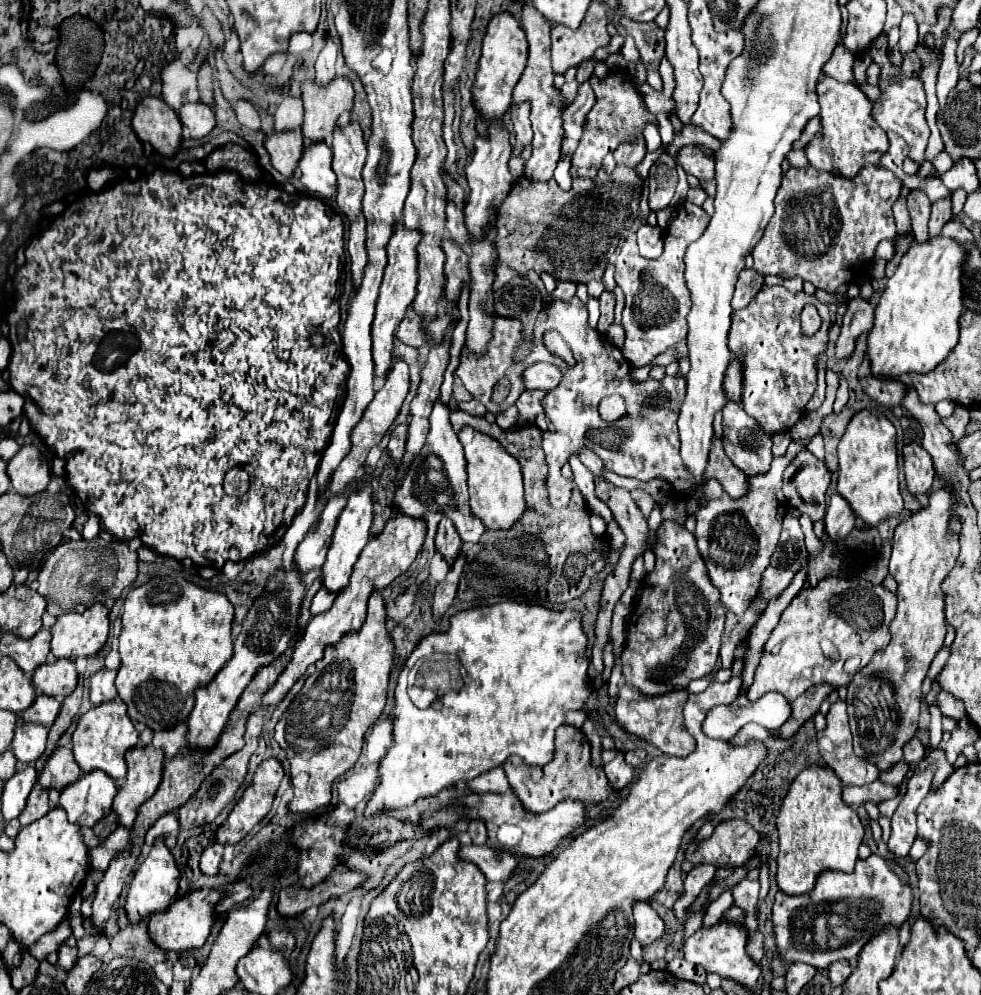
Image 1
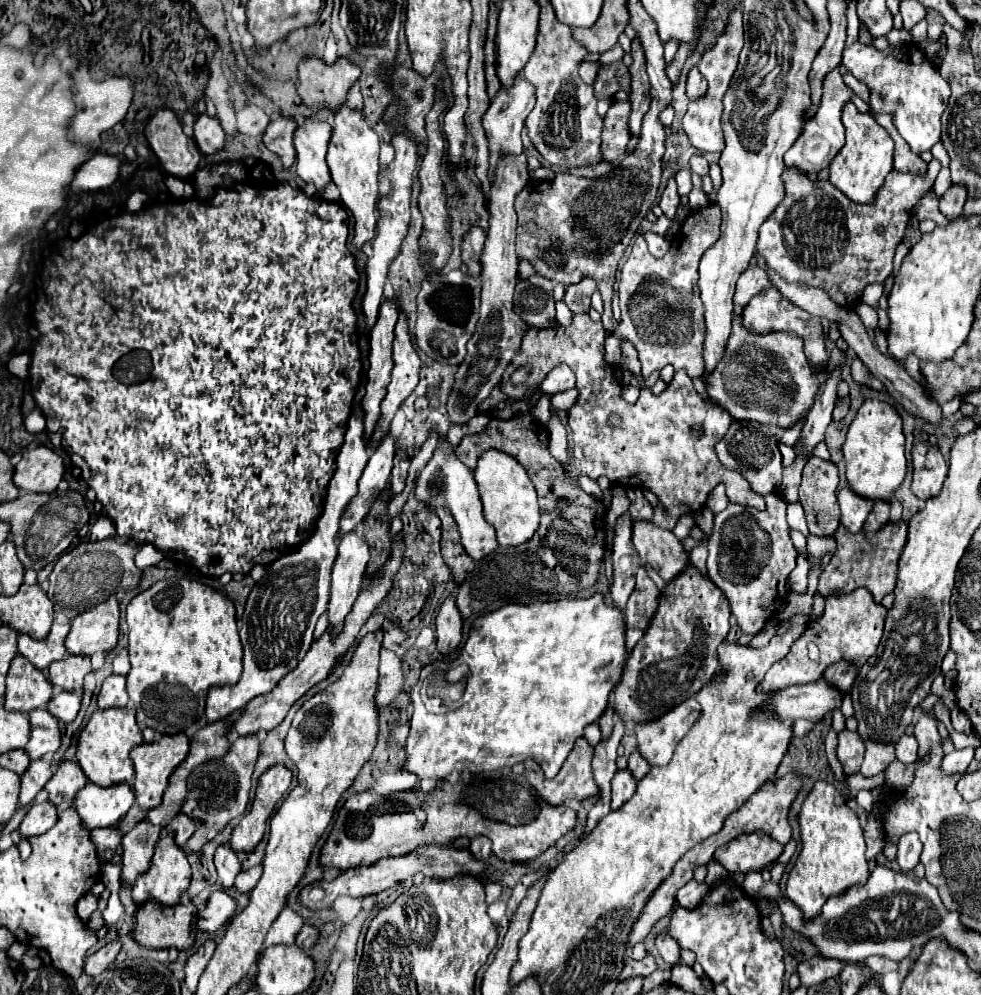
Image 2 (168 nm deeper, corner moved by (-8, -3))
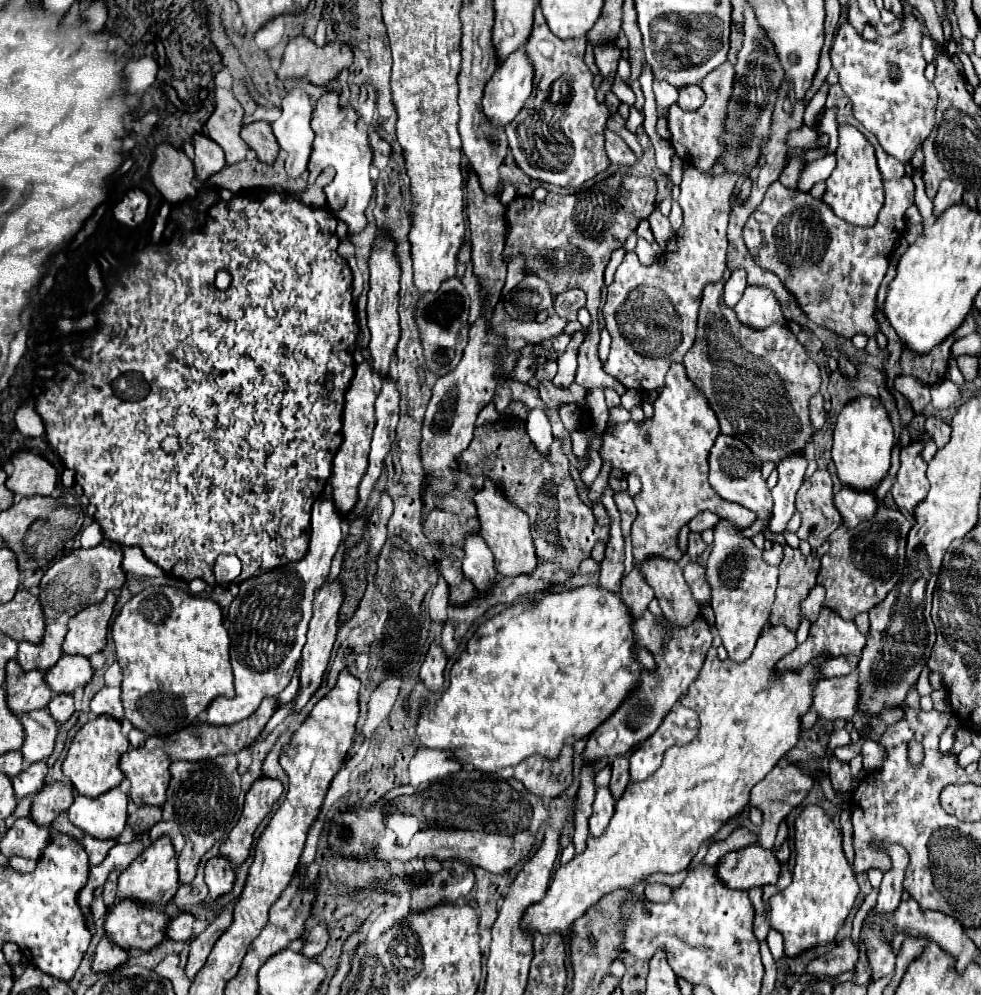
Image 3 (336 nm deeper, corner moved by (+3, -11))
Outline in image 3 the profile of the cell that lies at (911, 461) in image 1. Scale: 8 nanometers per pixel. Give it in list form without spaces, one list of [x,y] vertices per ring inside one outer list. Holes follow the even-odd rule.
[[[913,441],[911,445],[903,447],[897,483],[891,487],[891,495],[895,503],[907,509],[909,513],[929,493],[927,463],[921,457],[921,449],[923,449],[921,441]]]

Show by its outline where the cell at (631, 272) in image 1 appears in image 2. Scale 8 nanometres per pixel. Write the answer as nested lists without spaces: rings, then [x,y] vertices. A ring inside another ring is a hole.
[[[710,203],[704,209],[692,211],[682,227],[686,227],[686,233],[680,231],[670,251],[662,259],[650,257],[646,239],[638,235],[622,267],[618,283],[622,321],[610,339],[606,339],[604,357],[608,363],[618,365],[622,353],[620,345],[622,341],[630,341],[638,351],[644,379],[648,379],[654,371],[660,371],[664,365],[684,369],[692,379],[700,379],[704,375],[704,305],[700,301],[698,289],[698,263],[704,251],[720,237],[718,203]]]

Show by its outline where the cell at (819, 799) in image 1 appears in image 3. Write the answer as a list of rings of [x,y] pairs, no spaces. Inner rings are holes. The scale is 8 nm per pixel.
[[[807,805],[795,819],[797,859],[793,881],[787,889],[775,893],[769,899],[769,925],[783,935],[785,953],[789,957],[795,957],[797,953],[815,945],[825,945],[833,941],[853,907],[859,885],[853,873],[853,865],[845,859],[841,845],[841,831],[833,825],[831,817],[819,805]]]

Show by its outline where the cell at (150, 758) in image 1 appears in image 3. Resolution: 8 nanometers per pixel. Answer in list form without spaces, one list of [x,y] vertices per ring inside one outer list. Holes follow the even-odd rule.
[[[269,697],[269,699],[265,699],[265,703],[261,703],[261,707],[249,719],[243,719],[241,723],[233,723],[229,727],[213,727],[207,723],[193,723],[191,727],[185,727],[167,737],[147,737],[147,741],[141,747],[127,751],[119,763],[123,775],[131,781],[131,791],[129,791],[131,801],[135,805],[161,807],[165,803],[165,793],[167,793],[169,779],[171,779],[169,765],[175,759],[201,761],[201,759],[213,759],[217,755],[225,755],[225,753],[239,753],[243,747],[249,747],[251,743],[255,743],[255,739],[261,735],[267,721],[271,719],[271,715],[277,709],[279,709],[277,697]]]

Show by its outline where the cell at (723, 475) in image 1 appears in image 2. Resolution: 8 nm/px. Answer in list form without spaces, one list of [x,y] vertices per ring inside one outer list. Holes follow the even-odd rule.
[[[584,313],[584,315],[574,315],[570,327],[560,327],[560,325],[554,325],[554,329],[530,327],[526,331],[526,335],[524,335],[522,349],[516,355],[516,361],[508,367],[508,371],[504,371],[502,391],[508,397],[522,397],[528,387],[540,383],[540,379],[544,379],[548,375],[548,371],[552,371],[560,363],[566,363],[576,373],[576,379],[578,379],[576,387],[582,391],[582,401],[576,401],[572,405],[572,409],[568,411],[568,425],[572,429],[572,441],[574,441],[574,447],[572,447],[572,465],[574,465],[574,469],[568,469],[568,475],[572,479],[578,481],[580,475],[588,475],[590,479],[596,481],[600,475],[606,475],[614,485],[636,485],[636,487],[646,485],[656,495],[659,503],[654,507],[654,514],[650,521],[652,521],[652,525],[668,529],[668,531],[674,529],[676,521],[682,515],[700,511],[704,507],[710,491],[720,483],[724,483],[726,495],[728,495],[728,499],[732,503],[748,505],[748,507],[754,507],[758,511],[764,511],[764,507],[766,507],[764,499],[750,489],[748,481],[738,471],[724,469],[720,465],[720,461],[716,459],[714,445],[726,435],[726,431],[728,431],[728,427],[732,423],[732,415],[728,415],[728,411],[724,411],[724,407],[704,401],[702,395],[694,389],[692,379],[684,371],[678,371],[678,375],[674,375],[674,379],[668,383],[668,387],[666,387],[666,391],[662,395],[654,397],[650,391],[640,391],[640,399],[638,399],[636,405],[626,403],[620,397],[622,387],[614,379],[618,369],[616,367],[612,369],[604,359],[604,327],[602,327],[600,321],[594,323]],[[514,367],[516,369],[530,367],[530,375],[520,385],[512,385],[512,381],[510,381],[510,375],[514,373]],[[610,415],[618,415],[620,425],[612,425],[608,421]],[[696,425],[702,427],[700,437],[692,435],[692,427],[696,427]]]

